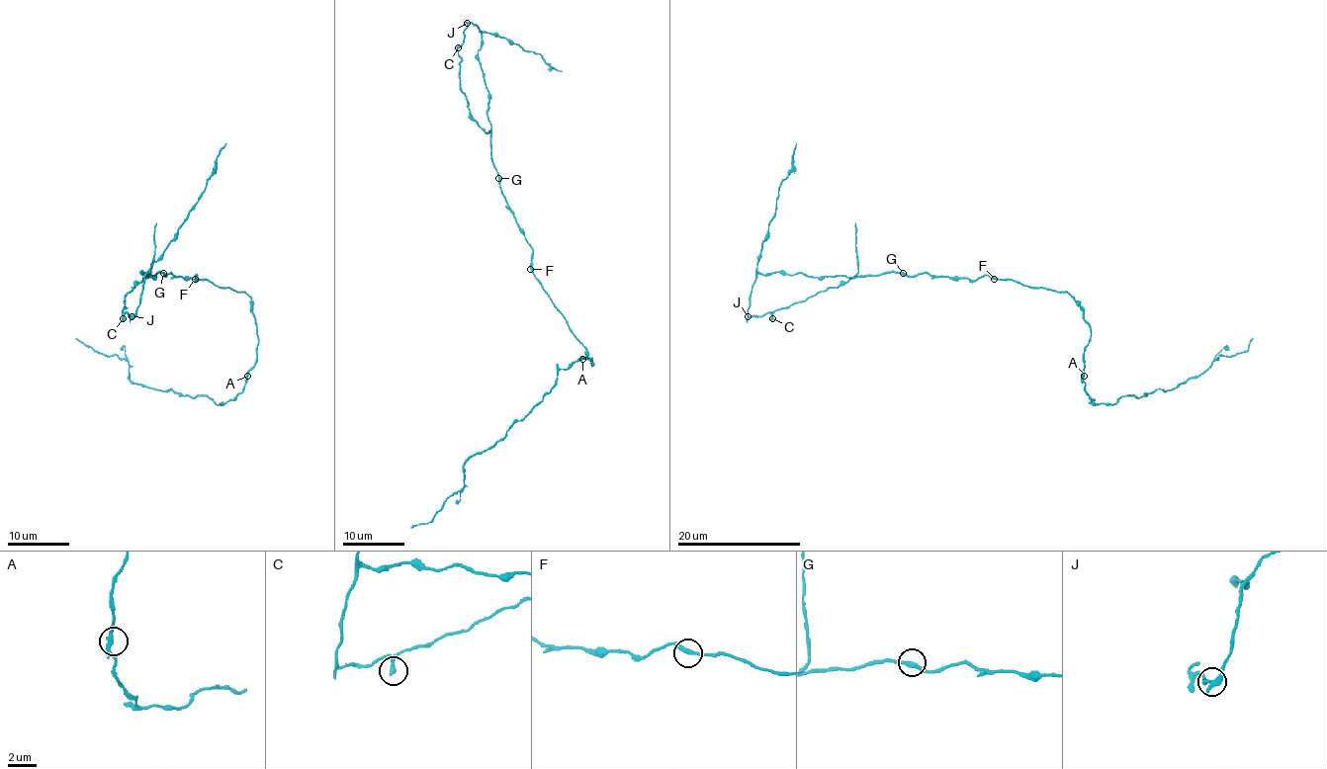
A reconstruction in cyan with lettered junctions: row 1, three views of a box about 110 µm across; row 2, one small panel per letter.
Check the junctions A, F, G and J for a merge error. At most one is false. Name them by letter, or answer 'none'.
J

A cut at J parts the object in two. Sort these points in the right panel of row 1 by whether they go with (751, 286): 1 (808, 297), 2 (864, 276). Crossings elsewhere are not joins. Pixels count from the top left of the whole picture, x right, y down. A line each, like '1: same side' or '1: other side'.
1: other side
2: same side

